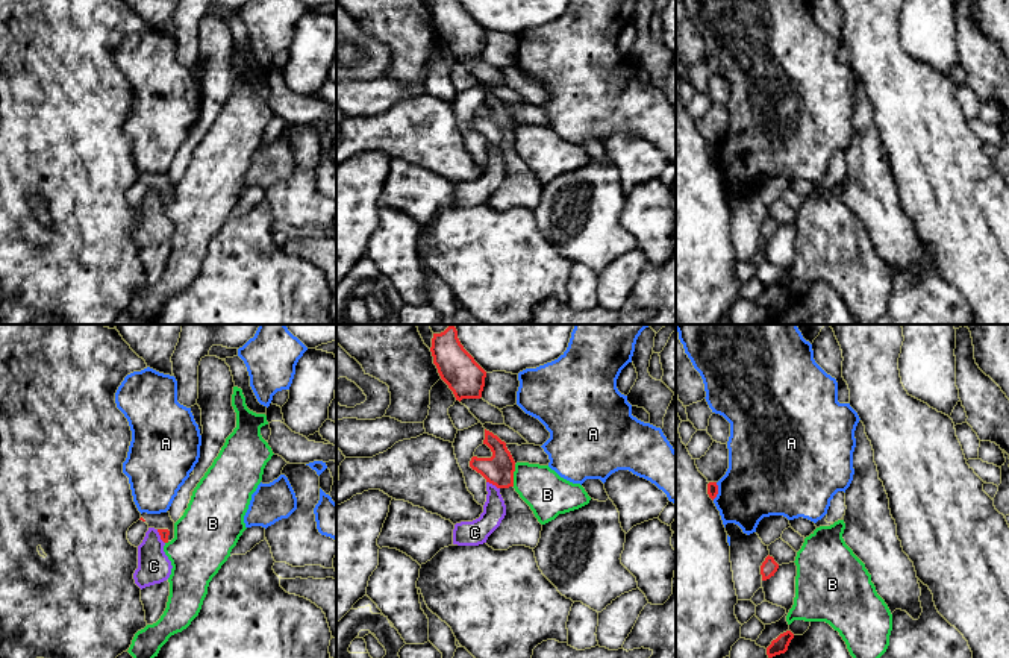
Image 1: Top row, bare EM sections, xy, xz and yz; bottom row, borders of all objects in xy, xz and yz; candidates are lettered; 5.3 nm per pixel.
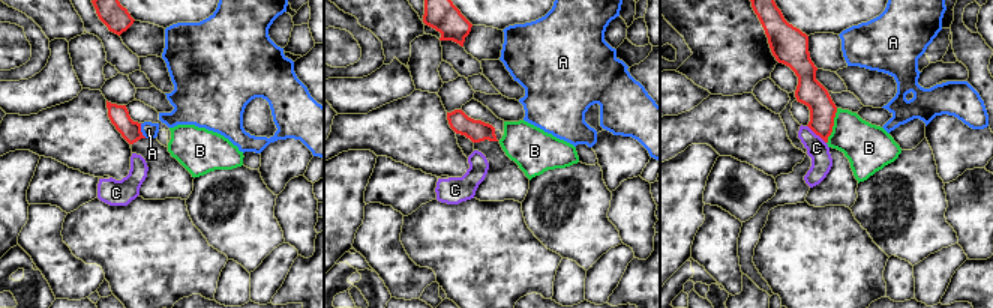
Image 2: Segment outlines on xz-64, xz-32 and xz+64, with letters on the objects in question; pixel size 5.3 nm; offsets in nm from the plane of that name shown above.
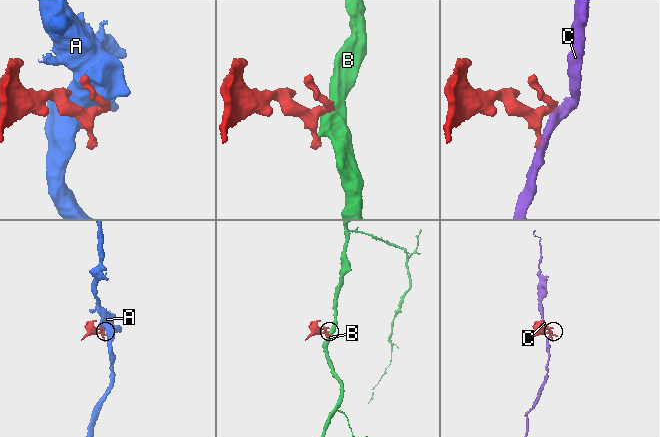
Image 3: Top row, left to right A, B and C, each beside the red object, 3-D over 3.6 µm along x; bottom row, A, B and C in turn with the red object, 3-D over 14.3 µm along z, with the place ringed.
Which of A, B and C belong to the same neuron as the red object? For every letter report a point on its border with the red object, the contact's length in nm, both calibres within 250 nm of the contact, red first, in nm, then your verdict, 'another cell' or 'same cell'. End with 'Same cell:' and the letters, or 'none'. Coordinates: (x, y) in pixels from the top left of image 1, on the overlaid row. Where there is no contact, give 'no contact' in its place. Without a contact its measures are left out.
A: contact yz (717, 491); length 100 nm; calibres 60 and 380 nm; another cell
B: contact xz (512, 475); length 120 nm; calibres 160 and 240 nm; another cell
C: contact xz (493, 484); length 80 nm; calibres 160 and 130 nm; another cell
Same cell: none

